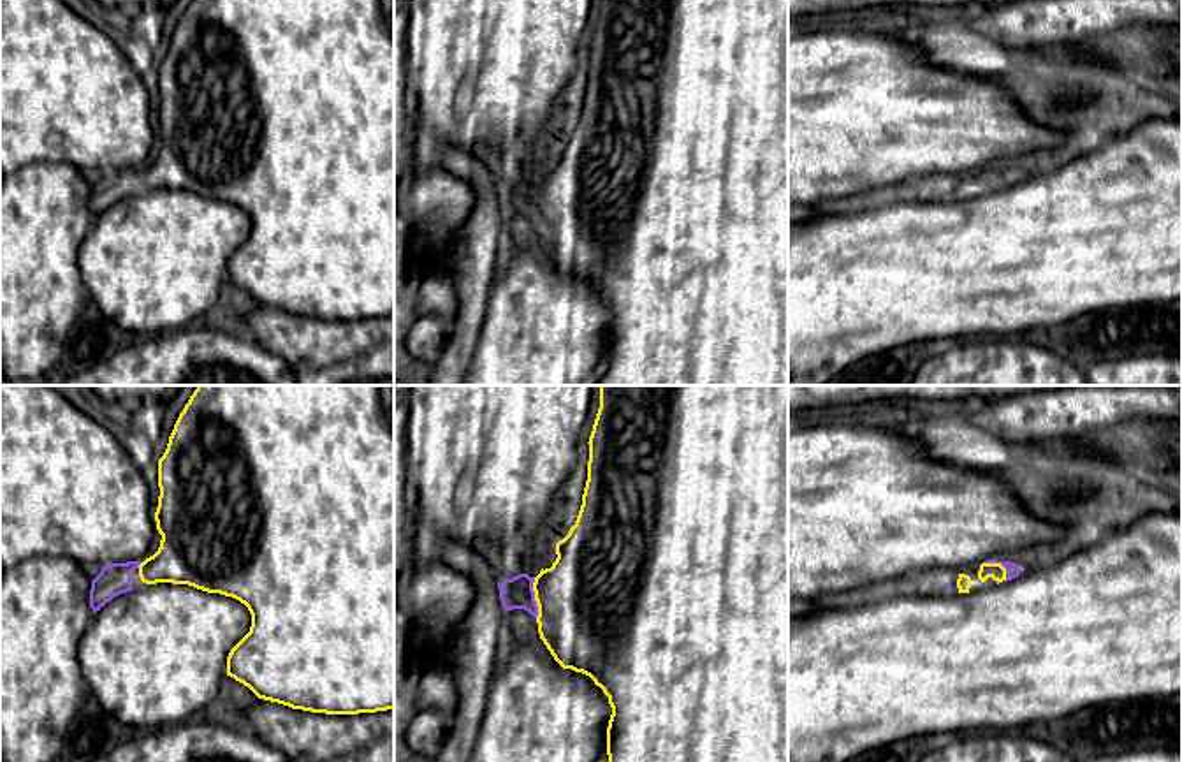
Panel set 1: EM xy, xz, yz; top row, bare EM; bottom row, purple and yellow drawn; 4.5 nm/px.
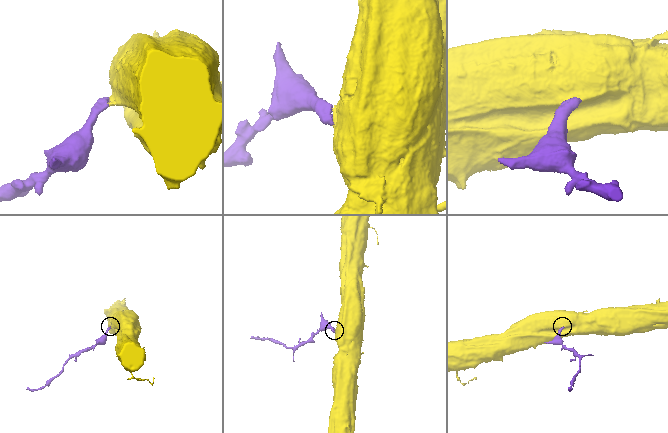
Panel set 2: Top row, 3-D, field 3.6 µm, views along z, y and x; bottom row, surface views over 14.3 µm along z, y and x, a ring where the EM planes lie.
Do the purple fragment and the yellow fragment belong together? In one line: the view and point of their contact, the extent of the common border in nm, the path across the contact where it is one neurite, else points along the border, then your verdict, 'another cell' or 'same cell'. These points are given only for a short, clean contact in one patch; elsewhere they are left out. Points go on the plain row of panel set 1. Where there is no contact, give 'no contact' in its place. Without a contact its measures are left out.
contact xz (533, 203); length 180 nm; way xz (516, 199), (533, 203), (588, 208); same cell

